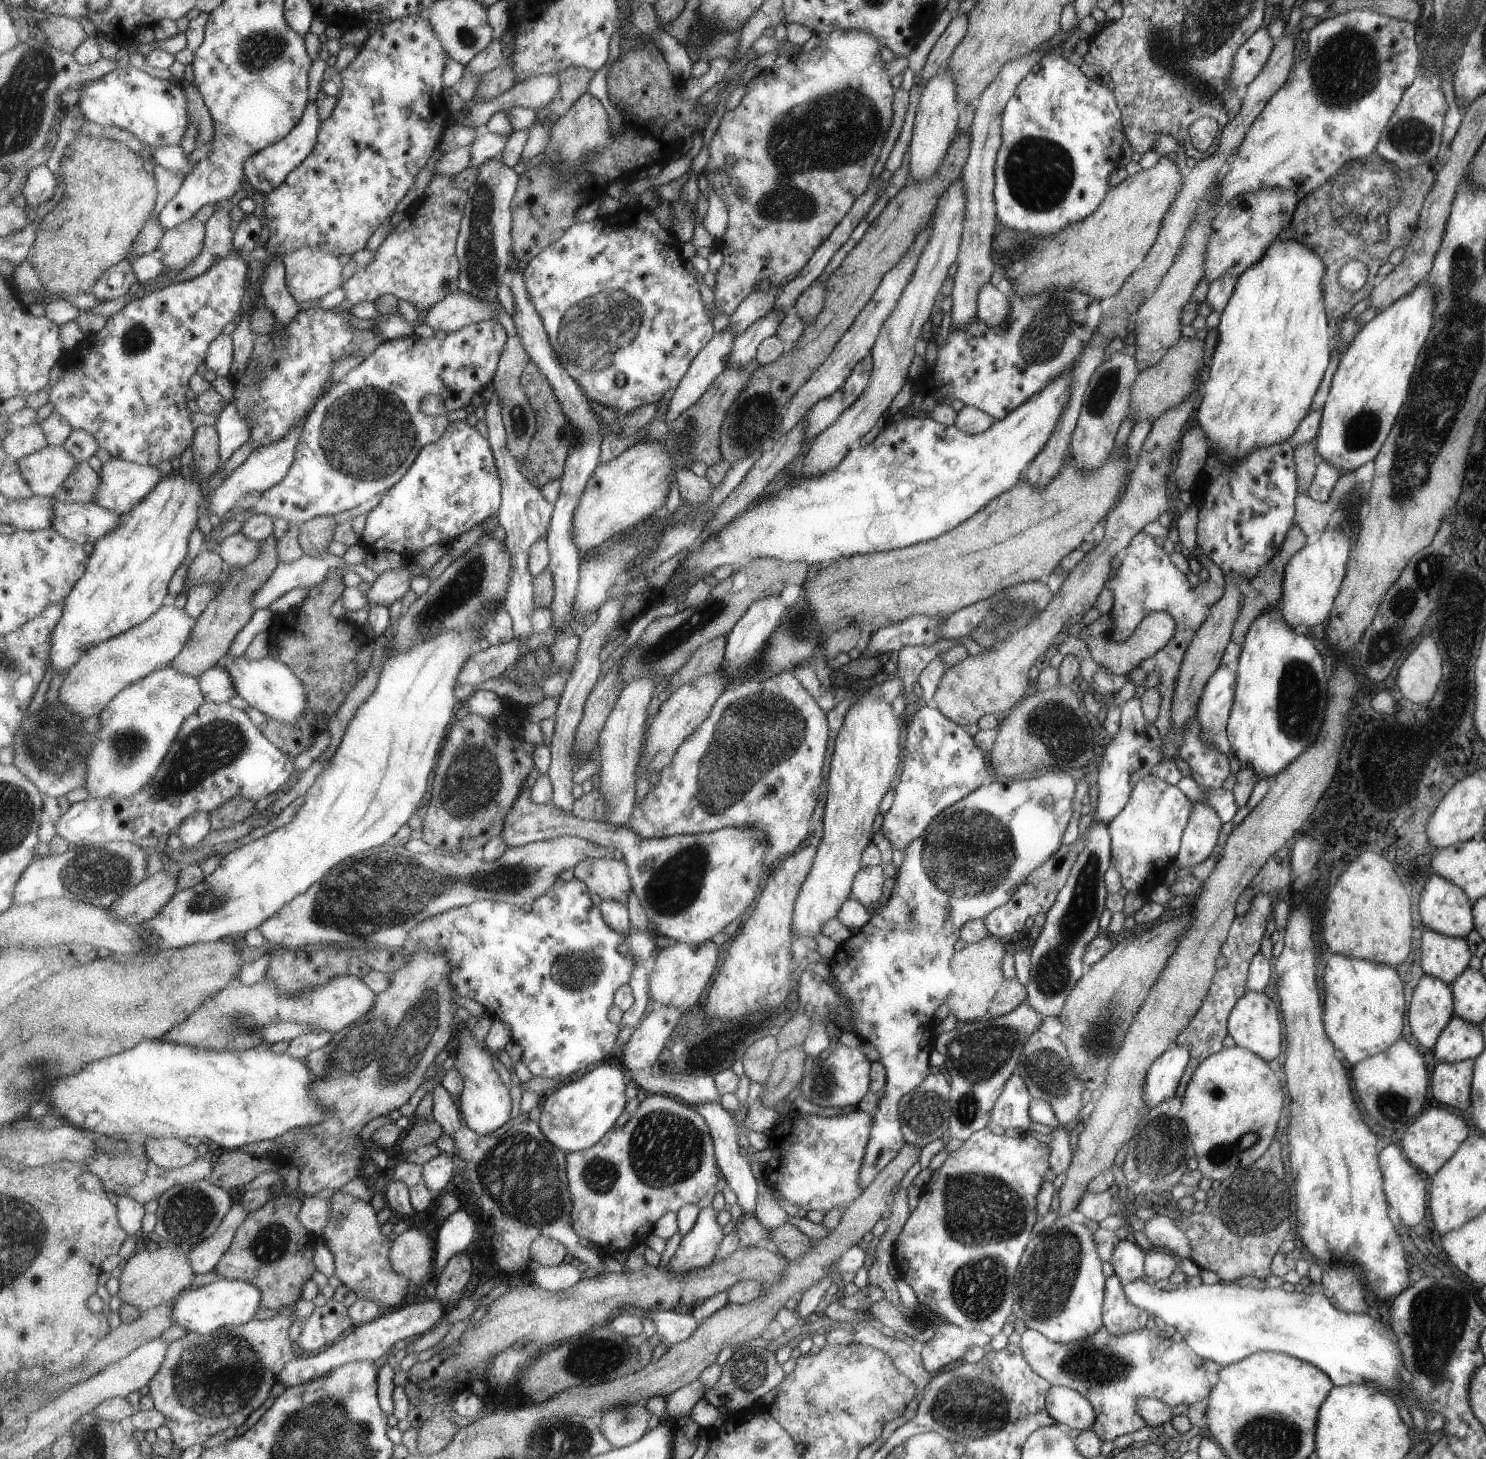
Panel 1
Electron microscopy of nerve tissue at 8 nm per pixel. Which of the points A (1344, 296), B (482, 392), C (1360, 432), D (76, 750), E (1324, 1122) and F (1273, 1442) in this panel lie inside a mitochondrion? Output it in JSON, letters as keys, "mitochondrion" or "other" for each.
{"A":"other","B":"other","C":"mitochondrion","D":"mitochondrion","E":"other","F":"mitochondrion"}

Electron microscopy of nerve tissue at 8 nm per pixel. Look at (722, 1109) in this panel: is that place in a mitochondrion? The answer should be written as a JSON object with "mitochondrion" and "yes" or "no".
{"mitochondrion":"no"}

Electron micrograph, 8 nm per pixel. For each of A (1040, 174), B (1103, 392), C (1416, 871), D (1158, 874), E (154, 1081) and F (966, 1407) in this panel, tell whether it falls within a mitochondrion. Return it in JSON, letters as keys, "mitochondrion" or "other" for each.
{"A":"mitochondrion","B":"mitochondrion","C":"other","D":"other","E":"other","F":"mitochondrion"}

